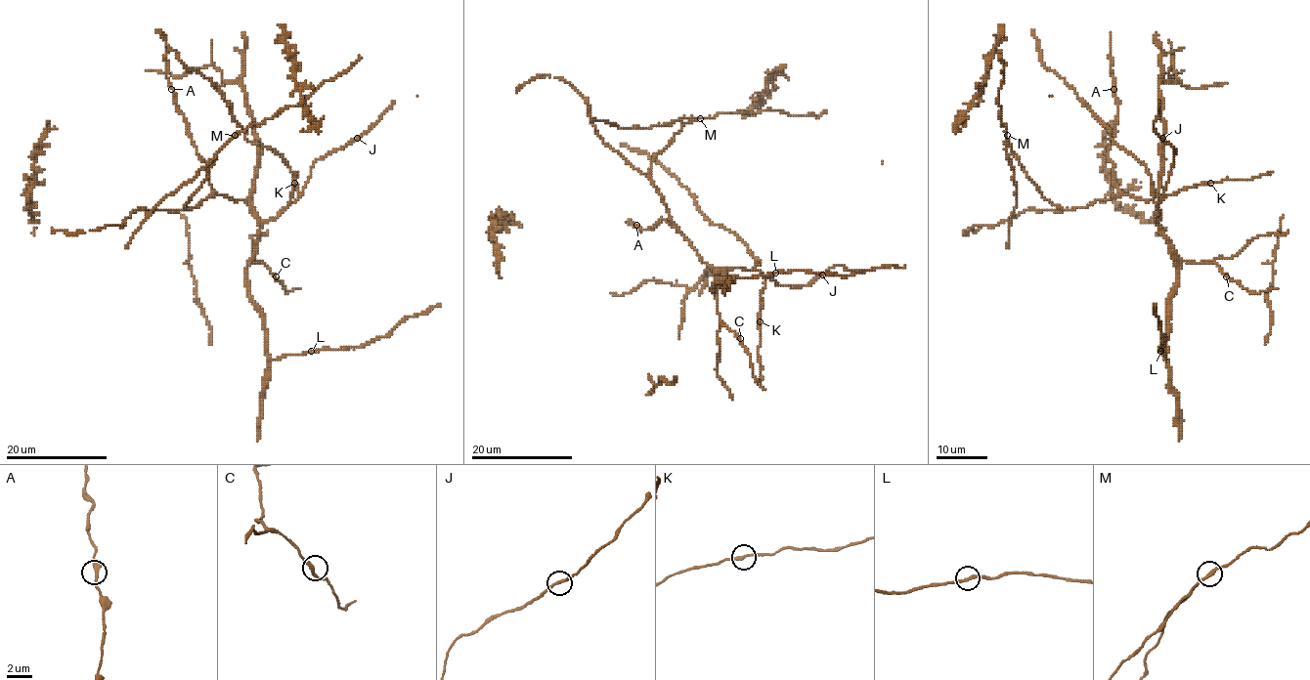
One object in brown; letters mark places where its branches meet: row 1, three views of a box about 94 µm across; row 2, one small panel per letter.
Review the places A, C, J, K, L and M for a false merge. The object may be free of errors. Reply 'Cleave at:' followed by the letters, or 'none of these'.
Cleave at: M

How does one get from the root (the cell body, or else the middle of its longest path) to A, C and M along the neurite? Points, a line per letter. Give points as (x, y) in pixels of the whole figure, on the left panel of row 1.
A: (216, 194), (209, 183), (207, 163), (194, 145), (171, 89)
C: (216, 194), (243, 200), (247, 204), (259, 227), (256, 252), (250, 260), (260, 261), (276, 276)
M: (216, 194), (202, 200), (196, 208), (184, 209), (208, 175), (216, 153), (235, 135)

